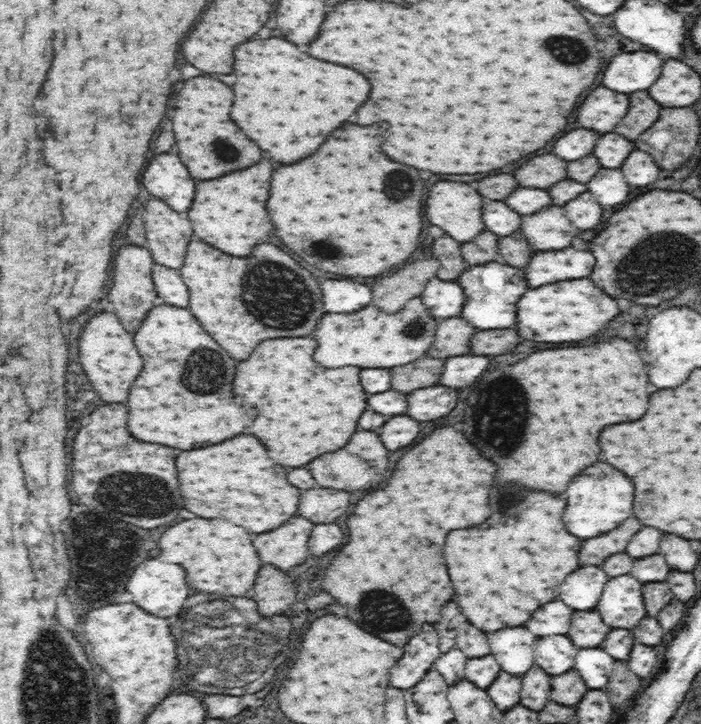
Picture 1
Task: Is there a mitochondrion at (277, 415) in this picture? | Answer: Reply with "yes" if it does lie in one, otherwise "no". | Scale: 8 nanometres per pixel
no

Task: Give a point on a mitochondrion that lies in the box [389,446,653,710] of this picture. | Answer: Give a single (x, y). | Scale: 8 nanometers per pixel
(508, 500)

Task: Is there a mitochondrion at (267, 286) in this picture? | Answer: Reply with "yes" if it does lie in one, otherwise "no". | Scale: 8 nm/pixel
yes

